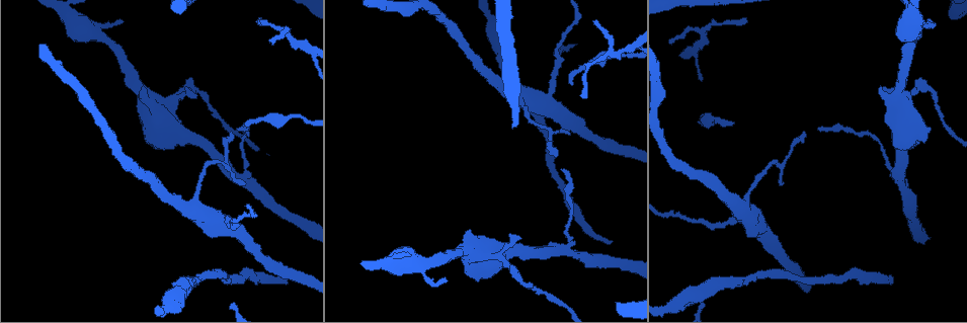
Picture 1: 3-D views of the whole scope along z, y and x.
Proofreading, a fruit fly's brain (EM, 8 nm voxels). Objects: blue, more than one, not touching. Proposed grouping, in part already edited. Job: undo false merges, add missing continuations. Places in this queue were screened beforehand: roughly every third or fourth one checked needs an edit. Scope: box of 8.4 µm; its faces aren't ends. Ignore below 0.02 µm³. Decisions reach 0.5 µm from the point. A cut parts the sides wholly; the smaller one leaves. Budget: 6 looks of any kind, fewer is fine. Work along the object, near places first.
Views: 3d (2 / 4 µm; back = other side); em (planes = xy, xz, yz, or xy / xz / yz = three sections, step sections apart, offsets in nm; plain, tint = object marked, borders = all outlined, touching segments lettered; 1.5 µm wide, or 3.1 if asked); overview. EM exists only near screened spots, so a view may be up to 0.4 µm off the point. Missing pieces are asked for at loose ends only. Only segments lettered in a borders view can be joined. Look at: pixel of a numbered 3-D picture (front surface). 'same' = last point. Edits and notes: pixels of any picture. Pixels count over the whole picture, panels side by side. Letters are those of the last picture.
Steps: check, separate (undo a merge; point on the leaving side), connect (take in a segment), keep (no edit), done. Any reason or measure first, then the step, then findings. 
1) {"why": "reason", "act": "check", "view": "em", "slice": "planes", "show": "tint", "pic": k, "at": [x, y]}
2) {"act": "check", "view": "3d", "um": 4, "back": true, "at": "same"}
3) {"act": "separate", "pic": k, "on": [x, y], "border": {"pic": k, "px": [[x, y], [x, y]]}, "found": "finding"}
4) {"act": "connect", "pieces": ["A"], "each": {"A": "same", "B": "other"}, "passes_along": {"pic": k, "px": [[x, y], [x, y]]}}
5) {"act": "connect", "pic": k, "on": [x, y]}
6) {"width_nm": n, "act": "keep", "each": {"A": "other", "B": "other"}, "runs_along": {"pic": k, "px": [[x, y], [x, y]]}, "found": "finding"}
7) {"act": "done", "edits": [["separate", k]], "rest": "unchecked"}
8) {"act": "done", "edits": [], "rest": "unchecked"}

{"why": "free end", "act": "check", "view": "em", "slice": "yz", "step": 8, "show": "tint", "pic": 1, "at": [445, 278]}

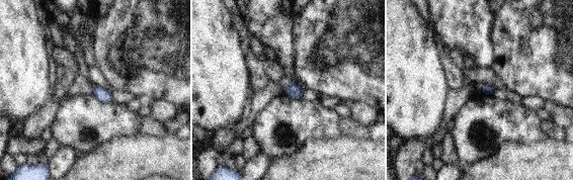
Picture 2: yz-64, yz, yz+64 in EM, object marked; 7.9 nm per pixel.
{"act": "check", "view": "em", "slice": "planes", "show": "borders", "at": "same"}

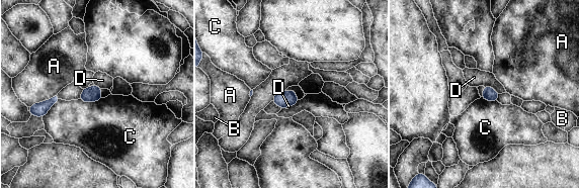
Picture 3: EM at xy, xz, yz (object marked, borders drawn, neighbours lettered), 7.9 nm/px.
{"width_nm": 110, "act": "keep", "each": {"A": "other", "B": "other", "C": "other", "D": "other"}, "border": {"pic": 3, "px": [[102, 98], [96, 101], [78, 99]]}, "found": "none of them fits"}

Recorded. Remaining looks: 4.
{"act": "check", "view": "em", "slice": "planes", "show": "borders", "pic": 1, "at": [288, 281]}

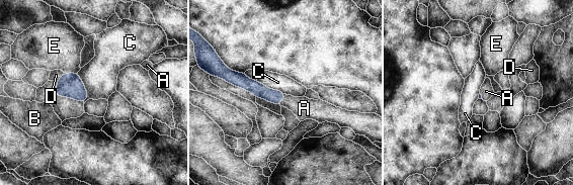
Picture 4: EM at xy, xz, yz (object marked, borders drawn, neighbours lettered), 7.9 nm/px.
{"act": "connect", "pieces": ["A"], "each": {"A": "same", "B": "other", "C": "other", "D": "other", "E": "other"}, "passes_along": {"pic": 4, "px": [[258, 90], [281, 98], [304, 108]]}, "found": "the neuron continues"}

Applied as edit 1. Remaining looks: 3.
{"act": "done", "edits": [["connect", 4]], "rest": "unchecked"}

